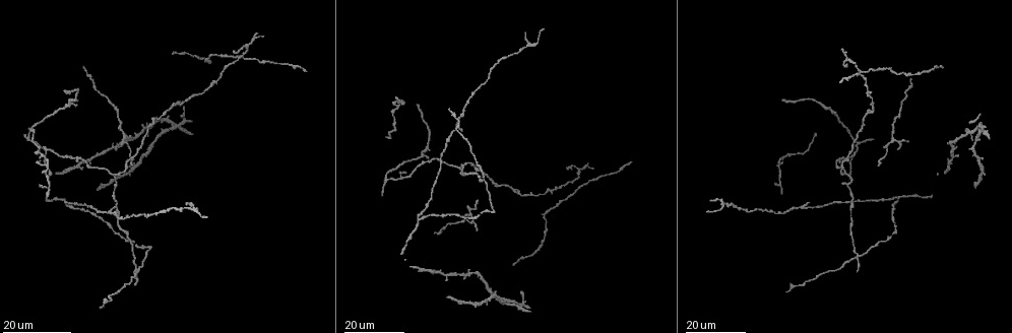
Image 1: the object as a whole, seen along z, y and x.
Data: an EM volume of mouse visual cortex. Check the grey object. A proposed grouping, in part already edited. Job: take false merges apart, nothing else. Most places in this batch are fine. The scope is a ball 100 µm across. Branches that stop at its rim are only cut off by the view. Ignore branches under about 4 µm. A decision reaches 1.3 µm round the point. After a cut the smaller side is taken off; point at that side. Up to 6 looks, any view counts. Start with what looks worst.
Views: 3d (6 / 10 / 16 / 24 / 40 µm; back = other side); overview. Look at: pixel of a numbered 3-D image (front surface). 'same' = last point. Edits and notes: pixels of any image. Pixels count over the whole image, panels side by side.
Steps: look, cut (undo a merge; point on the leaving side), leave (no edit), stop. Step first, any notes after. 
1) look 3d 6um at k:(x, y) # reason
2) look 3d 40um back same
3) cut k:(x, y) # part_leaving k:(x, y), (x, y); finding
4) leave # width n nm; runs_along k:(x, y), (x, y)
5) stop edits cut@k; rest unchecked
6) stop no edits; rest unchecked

look 3d 16um at 1:(894, 139) # three-way junction

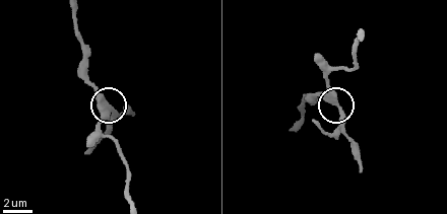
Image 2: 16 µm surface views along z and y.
look 3d 10um at 2:(335, 104) # closer look

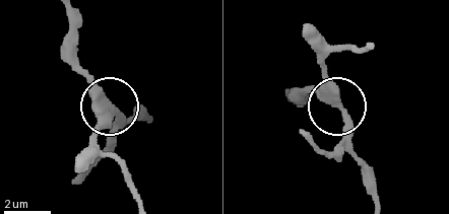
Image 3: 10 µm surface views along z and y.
leave # arms 3; one neuron here

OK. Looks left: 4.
look 3d 16um at 1:(896, 196) # three-way junction

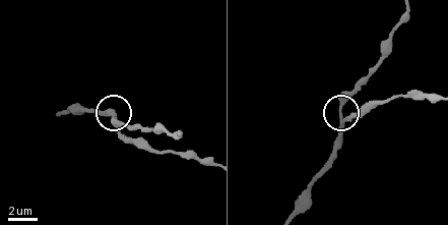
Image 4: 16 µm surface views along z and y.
look 3d 6um at 4:(342, 115) # closer look

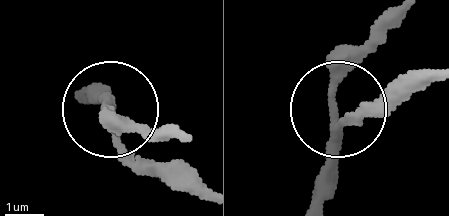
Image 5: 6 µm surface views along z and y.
leave # arms 3; runs_along 5:(426, 73), (345, 122), (338, 115), (351, 54), (374, 18); continuous, no second neuron

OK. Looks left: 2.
stop no edits; rest unchecked

